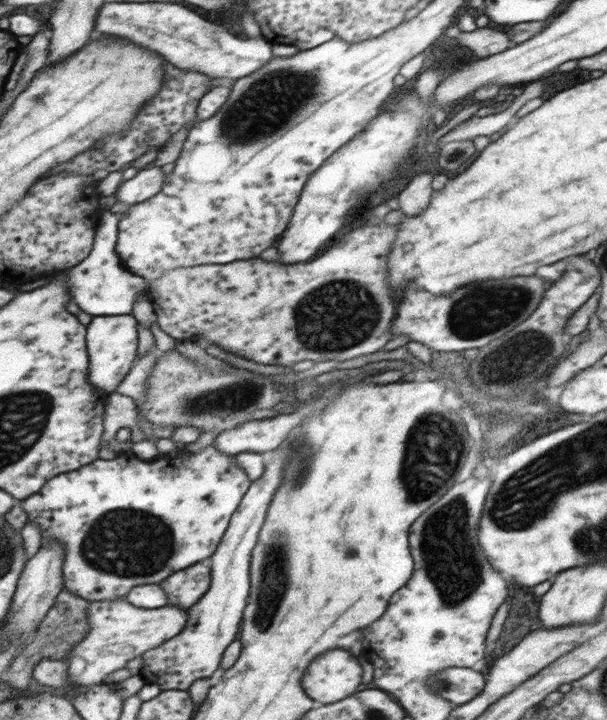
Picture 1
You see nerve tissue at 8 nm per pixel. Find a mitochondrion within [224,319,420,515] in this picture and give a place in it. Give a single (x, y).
(300, 471)

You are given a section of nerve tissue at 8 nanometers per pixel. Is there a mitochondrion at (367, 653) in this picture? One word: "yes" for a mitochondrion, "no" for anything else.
no

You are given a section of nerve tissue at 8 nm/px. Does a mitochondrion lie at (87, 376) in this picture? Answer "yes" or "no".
no

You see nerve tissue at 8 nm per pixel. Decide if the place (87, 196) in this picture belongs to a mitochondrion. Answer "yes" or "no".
no

